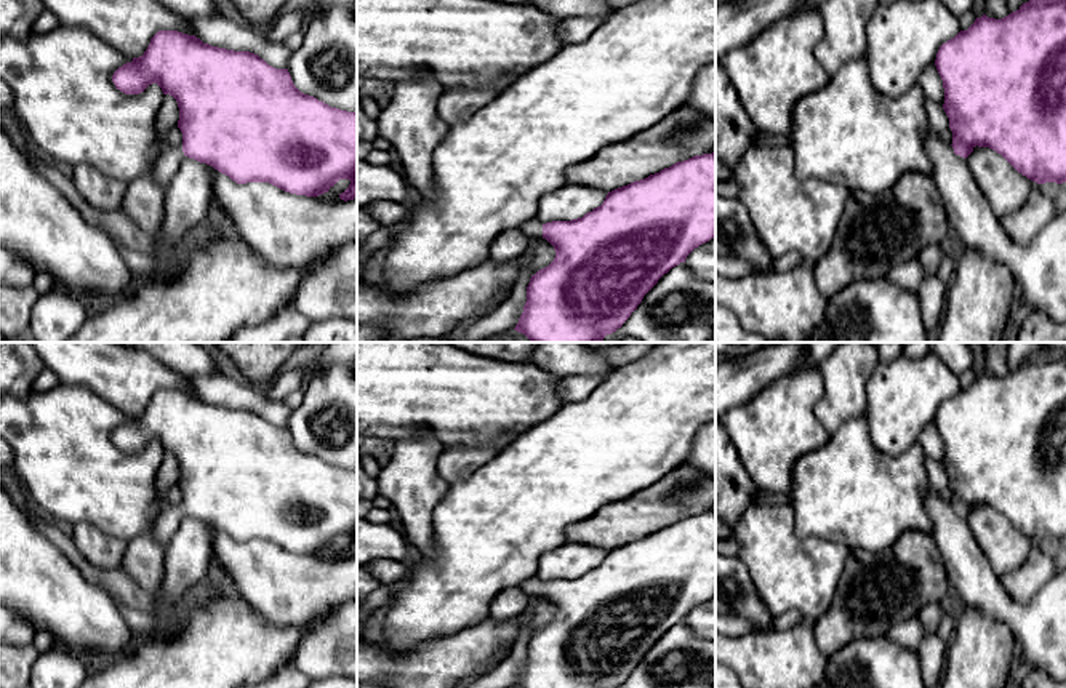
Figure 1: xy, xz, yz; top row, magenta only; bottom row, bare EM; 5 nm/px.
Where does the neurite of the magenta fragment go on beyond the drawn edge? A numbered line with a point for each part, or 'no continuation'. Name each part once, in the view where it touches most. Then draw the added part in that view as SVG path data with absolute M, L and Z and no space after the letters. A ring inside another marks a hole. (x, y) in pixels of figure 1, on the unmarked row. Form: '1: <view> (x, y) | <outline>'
1: xz (533, 586) | M531 578L523 581L519 586L528 597L531 595L543 595L543 582L538 578Z

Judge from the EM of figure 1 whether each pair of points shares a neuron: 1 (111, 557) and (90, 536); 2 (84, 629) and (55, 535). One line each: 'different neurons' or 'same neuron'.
1: same neuron
2: different neurons

